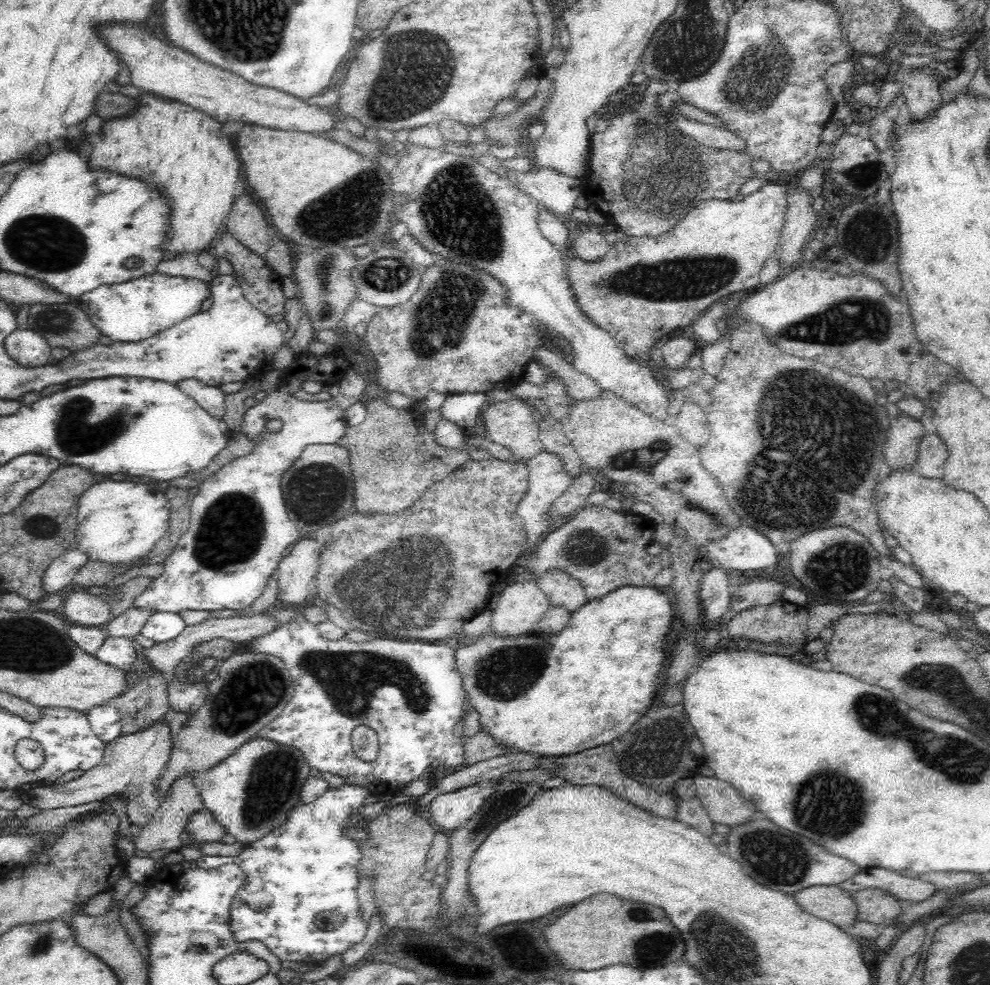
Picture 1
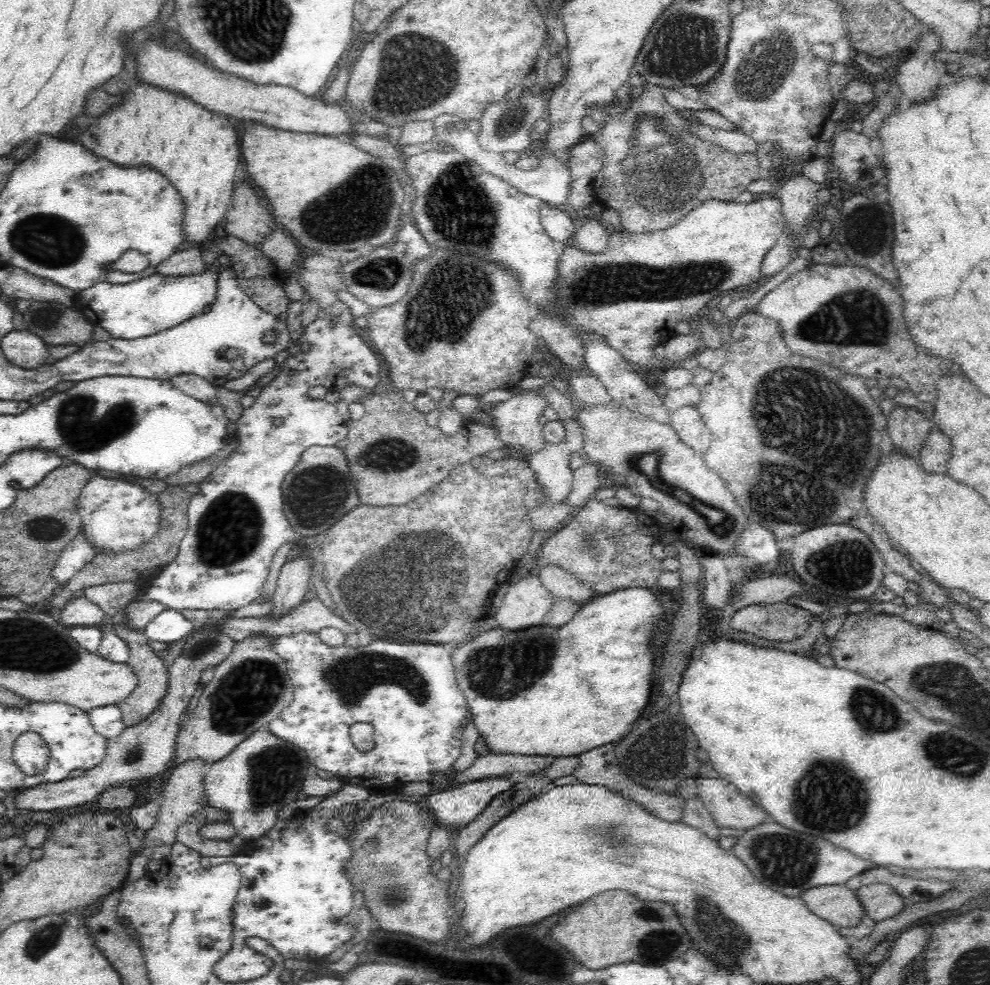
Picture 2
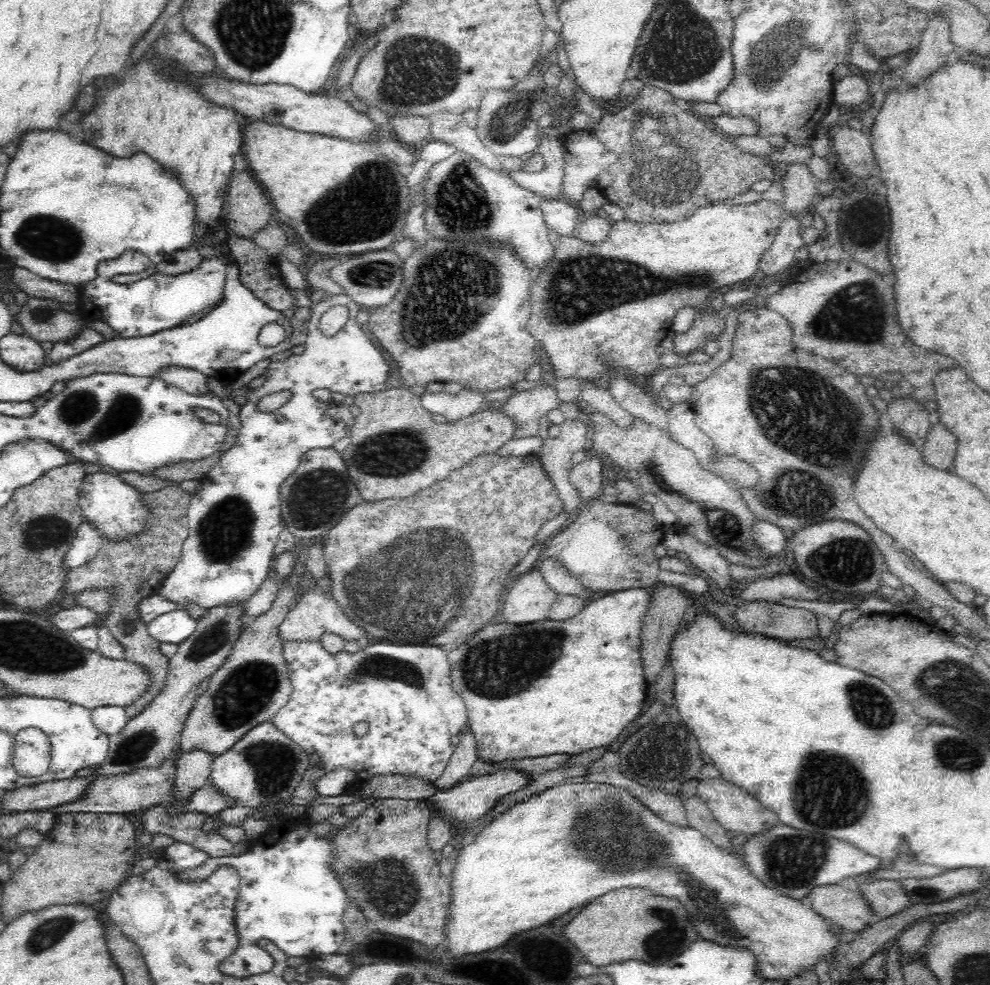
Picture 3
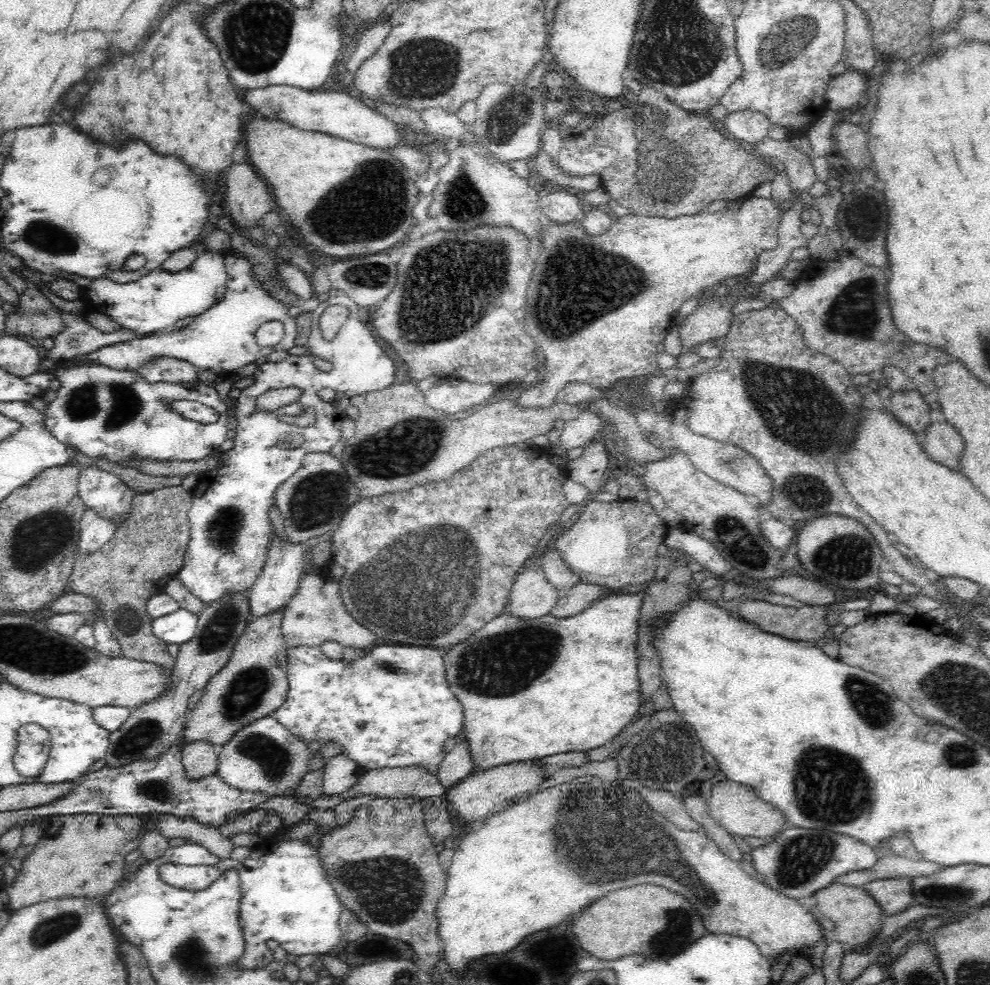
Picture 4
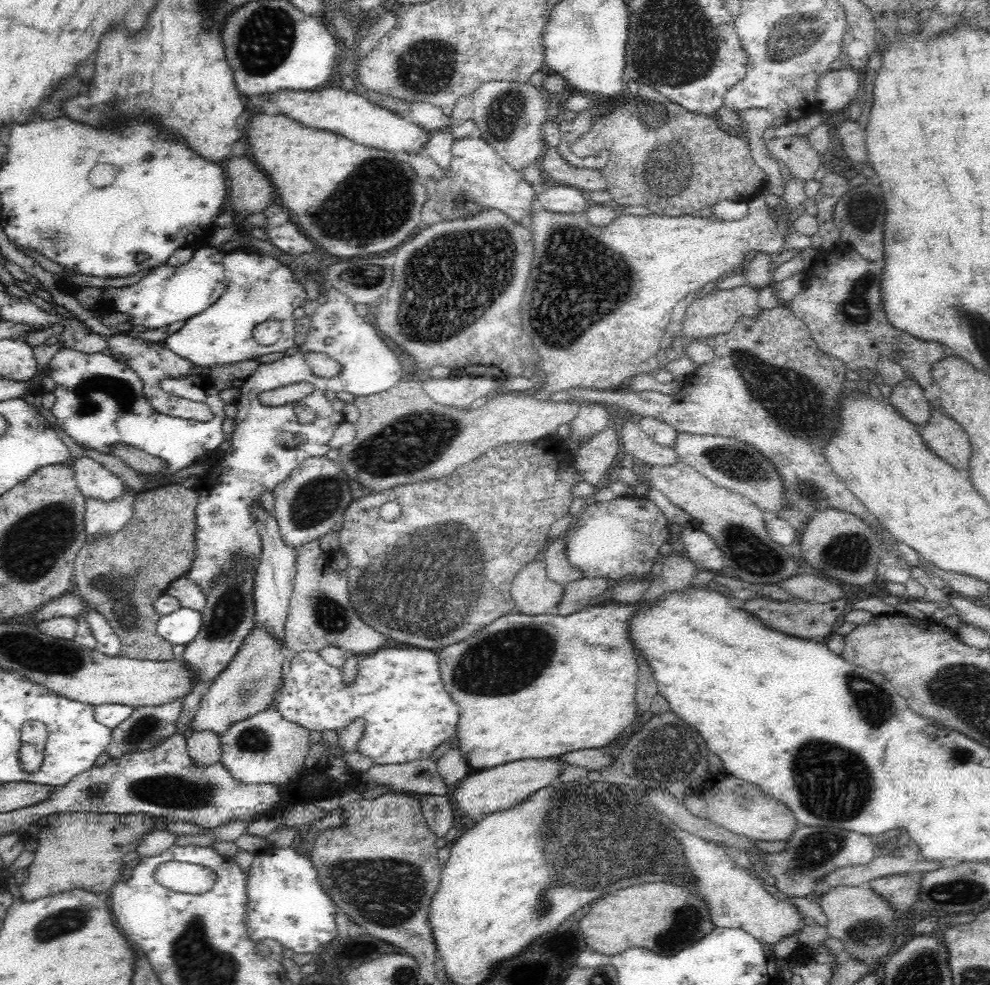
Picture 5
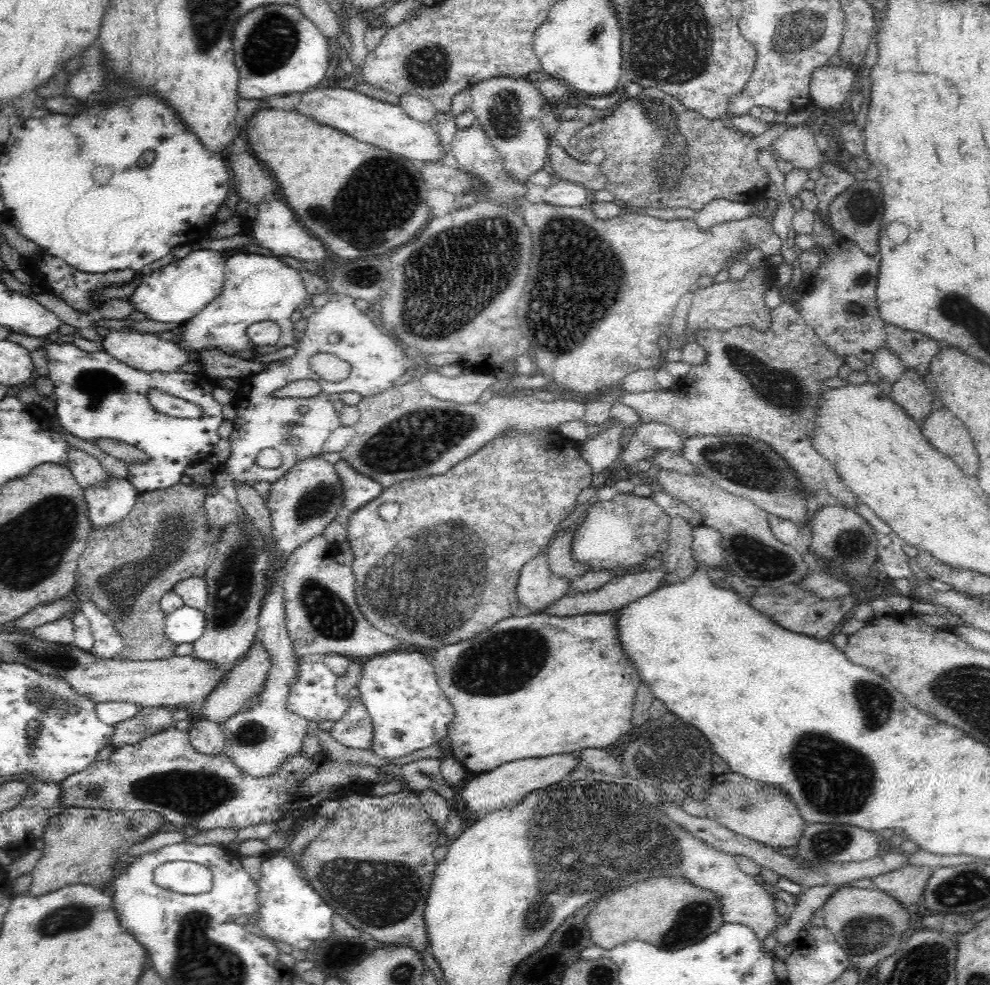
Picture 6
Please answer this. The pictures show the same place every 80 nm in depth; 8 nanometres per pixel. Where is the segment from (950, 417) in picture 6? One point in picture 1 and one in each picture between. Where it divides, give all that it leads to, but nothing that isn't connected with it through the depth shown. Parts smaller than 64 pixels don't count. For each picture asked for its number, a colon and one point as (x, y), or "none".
1: (932, 454)
2: (935, 452)
3: (938, 449)
4: (940, 441)
5: (944, 437)

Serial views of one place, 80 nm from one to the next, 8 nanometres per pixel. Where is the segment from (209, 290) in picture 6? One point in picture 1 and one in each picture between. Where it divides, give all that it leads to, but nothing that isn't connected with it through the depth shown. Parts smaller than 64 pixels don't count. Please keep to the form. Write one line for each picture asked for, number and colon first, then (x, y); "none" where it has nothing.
1: (133, 311)
2: (148, 306)
3: (146, 306)
4: (152, 304)
5: (165, 295)

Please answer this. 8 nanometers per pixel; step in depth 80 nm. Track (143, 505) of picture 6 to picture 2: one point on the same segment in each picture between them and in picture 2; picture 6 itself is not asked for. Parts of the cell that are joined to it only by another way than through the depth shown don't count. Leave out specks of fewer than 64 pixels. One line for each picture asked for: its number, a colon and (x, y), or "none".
2: (153, 681)
3: (134, 568)
4: (143, 554)
5: (121, 575)

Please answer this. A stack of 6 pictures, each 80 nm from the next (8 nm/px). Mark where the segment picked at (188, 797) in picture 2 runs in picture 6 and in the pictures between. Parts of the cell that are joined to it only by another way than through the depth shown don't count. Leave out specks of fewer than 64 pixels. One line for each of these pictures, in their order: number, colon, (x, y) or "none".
3: (192, 769)
4: (199, 758)
5: (203, 748)
6: (207, 738)

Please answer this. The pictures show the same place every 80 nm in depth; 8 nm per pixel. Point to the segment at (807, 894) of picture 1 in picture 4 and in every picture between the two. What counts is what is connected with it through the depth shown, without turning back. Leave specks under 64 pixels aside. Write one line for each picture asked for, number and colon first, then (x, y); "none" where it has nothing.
2: (837, 904)
3: (847, 908)
4: (856, 916)

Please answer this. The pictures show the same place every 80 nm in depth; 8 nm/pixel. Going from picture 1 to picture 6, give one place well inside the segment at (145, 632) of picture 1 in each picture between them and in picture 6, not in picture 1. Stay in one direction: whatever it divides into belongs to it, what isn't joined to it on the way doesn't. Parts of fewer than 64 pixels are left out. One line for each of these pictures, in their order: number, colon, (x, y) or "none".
2: (170, 625)
3: (173, 627)
4: (178, 627)
5: (180, 627)
6: (185, 625)

